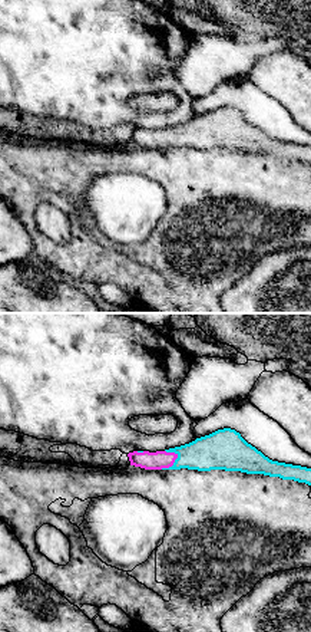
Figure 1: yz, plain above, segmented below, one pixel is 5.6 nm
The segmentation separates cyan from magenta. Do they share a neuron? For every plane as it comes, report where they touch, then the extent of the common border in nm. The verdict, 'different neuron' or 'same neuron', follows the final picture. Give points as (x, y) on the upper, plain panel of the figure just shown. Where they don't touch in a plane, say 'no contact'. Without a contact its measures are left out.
(172, 144) | 130 nm

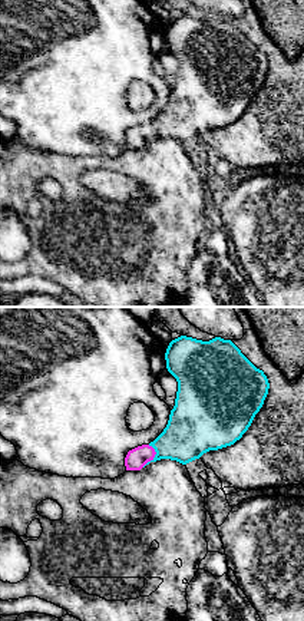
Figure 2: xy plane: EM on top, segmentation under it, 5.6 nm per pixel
(155, 135) | 140 nm

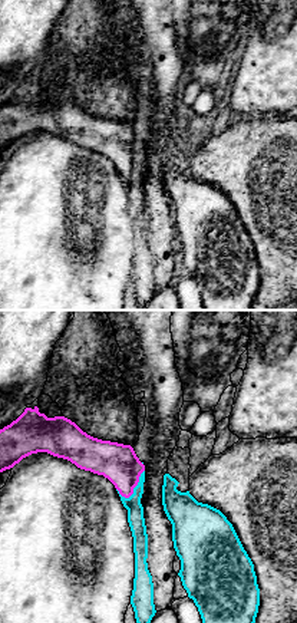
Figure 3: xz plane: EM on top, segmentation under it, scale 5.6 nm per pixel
(135, 165) | 200 nm

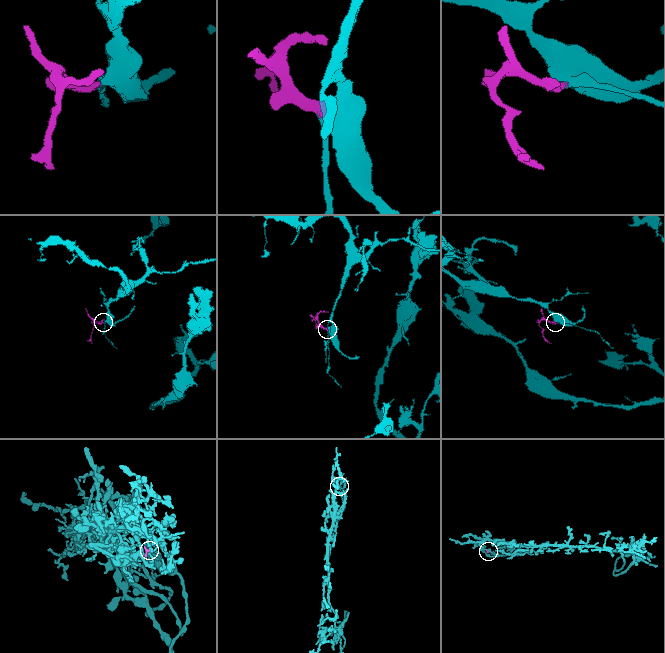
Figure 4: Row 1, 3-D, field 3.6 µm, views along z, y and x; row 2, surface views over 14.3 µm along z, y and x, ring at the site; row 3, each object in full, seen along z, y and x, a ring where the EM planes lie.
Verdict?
same neuron

